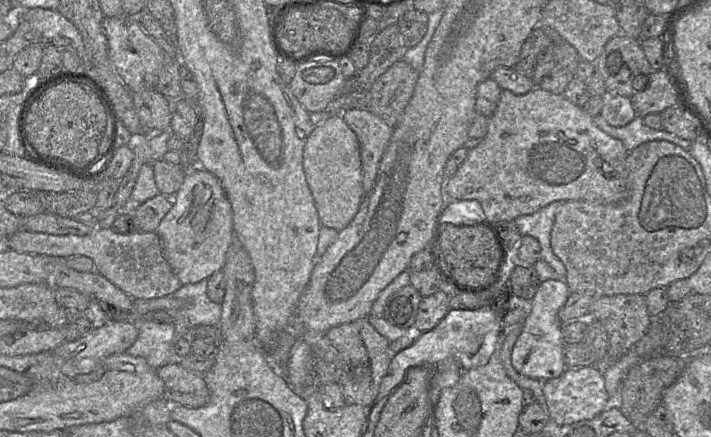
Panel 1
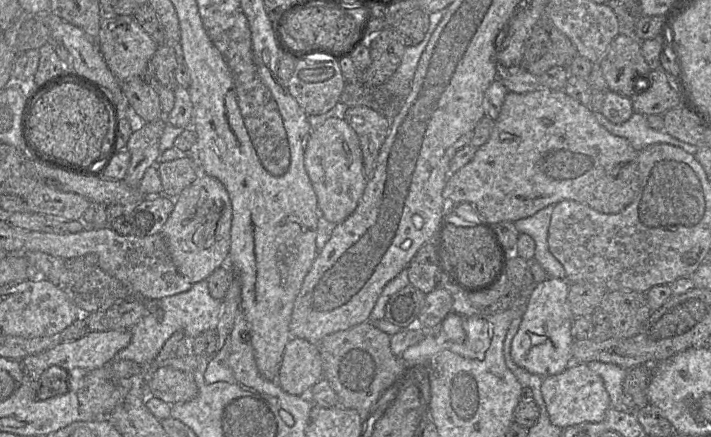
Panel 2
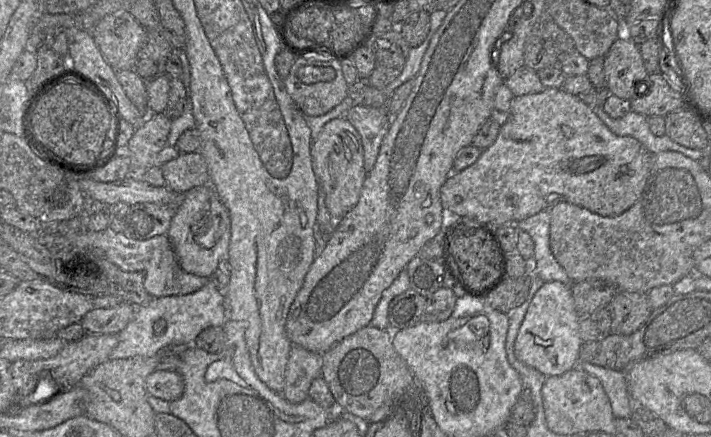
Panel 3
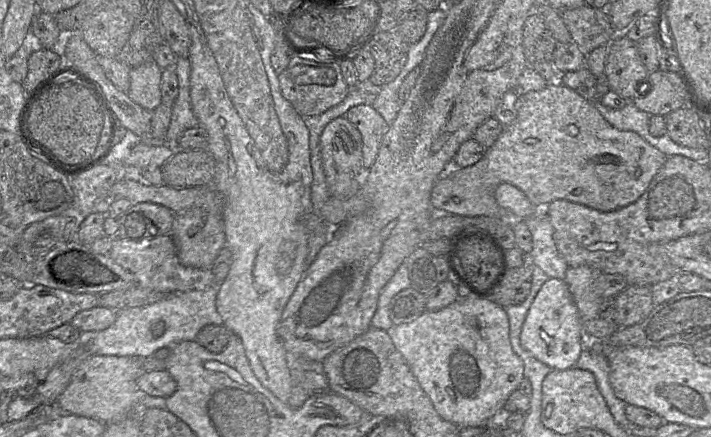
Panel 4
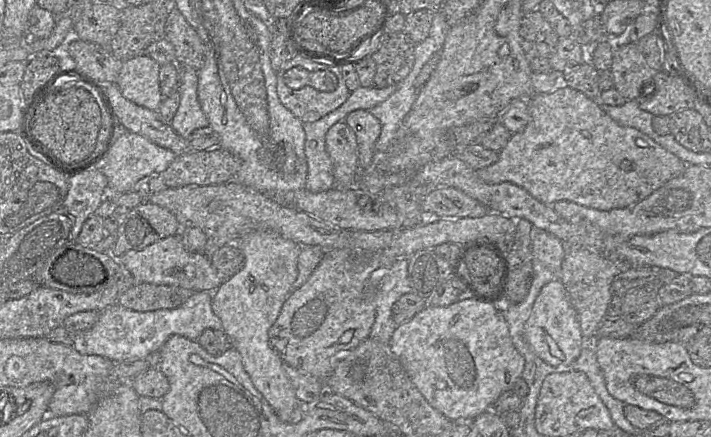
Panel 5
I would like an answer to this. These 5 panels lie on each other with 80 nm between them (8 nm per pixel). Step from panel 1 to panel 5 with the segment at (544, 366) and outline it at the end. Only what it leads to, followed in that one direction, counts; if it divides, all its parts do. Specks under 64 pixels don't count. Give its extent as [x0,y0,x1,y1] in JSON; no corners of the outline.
[525,279,586,368]

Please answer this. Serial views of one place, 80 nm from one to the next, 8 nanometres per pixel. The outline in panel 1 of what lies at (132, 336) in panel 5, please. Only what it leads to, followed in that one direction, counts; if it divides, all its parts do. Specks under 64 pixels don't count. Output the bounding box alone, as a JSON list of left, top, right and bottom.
[126,279,222,369]

